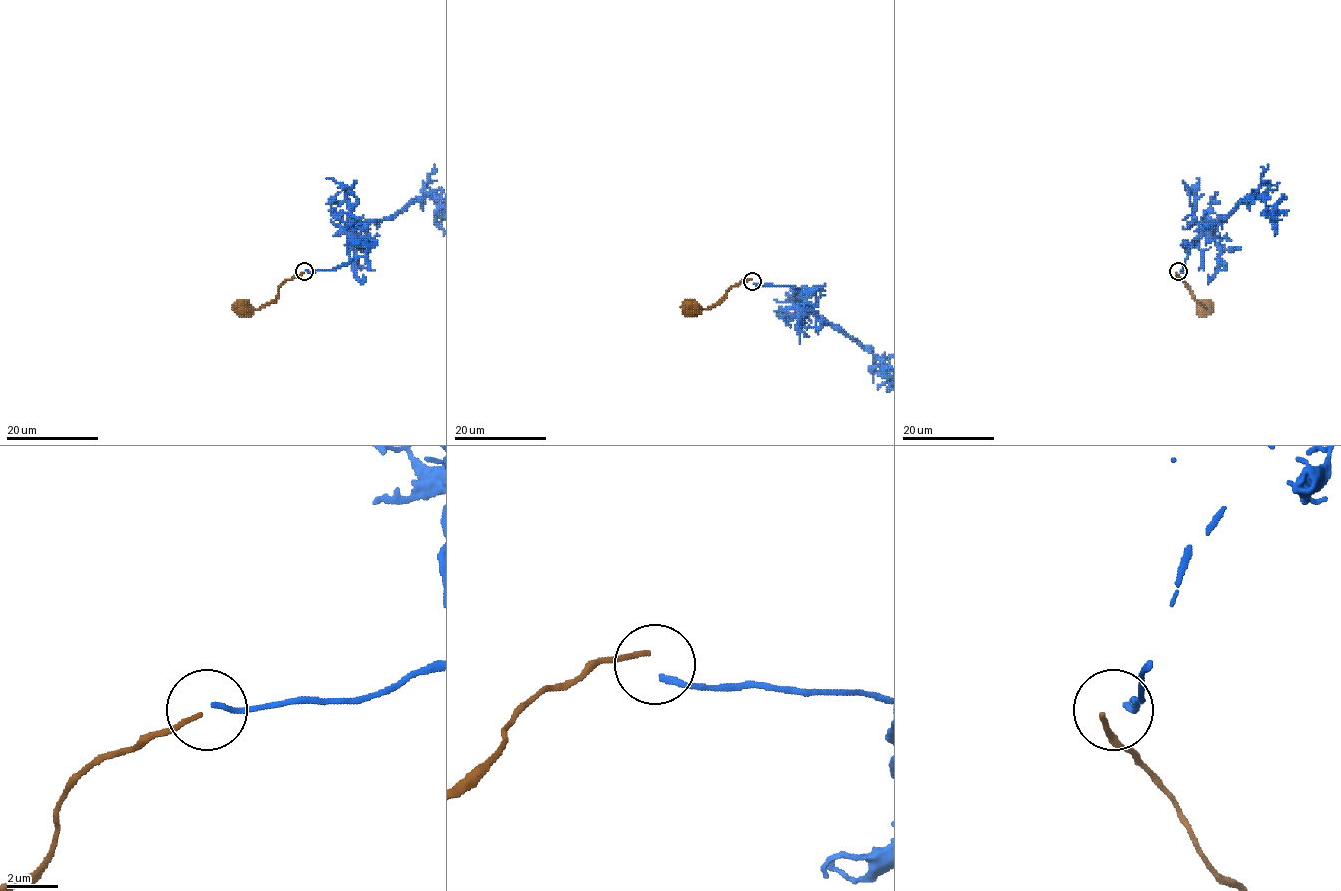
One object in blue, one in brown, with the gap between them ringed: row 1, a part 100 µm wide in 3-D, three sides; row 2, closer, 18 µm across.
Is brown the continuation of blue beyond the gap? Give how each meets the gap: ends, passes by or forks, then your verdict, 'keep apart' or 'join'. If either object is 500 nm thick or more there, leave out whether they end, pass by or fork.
blue ends there; brown ends there; keep apart

